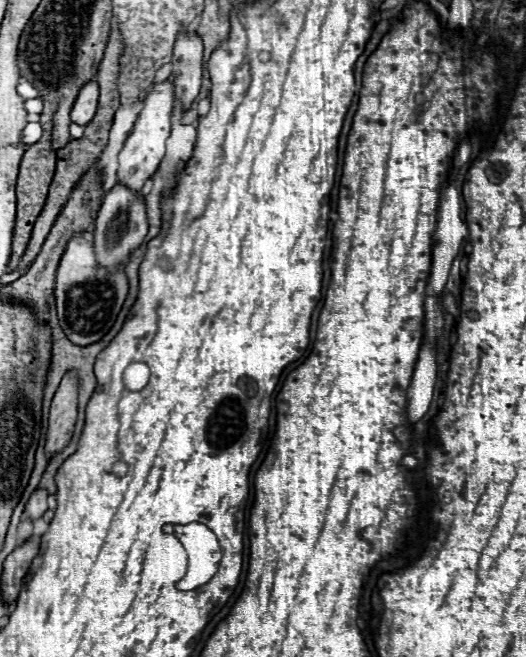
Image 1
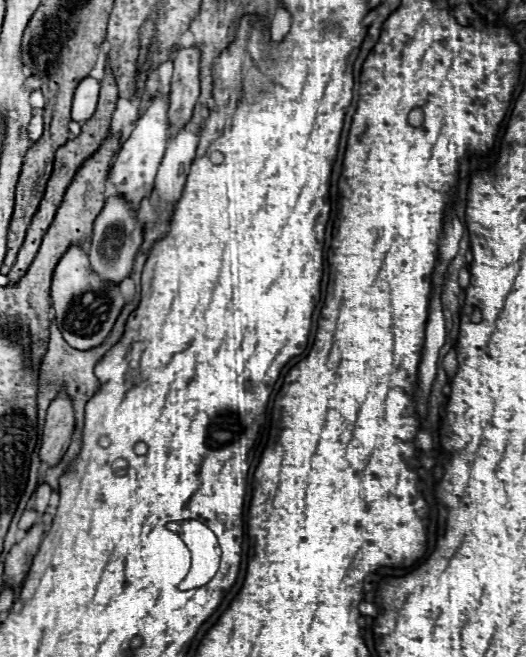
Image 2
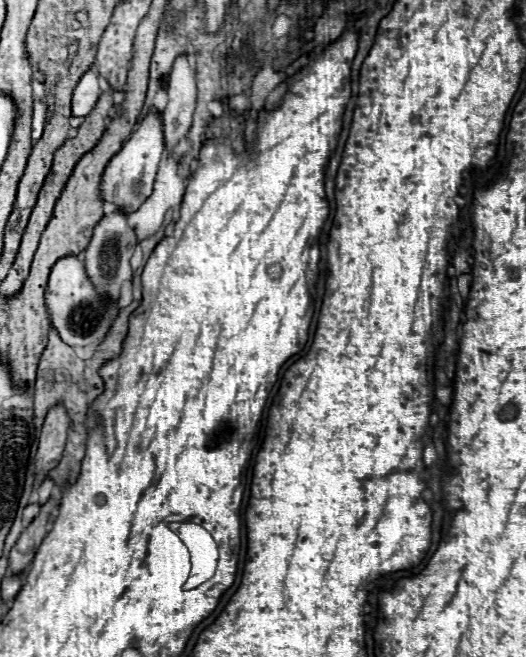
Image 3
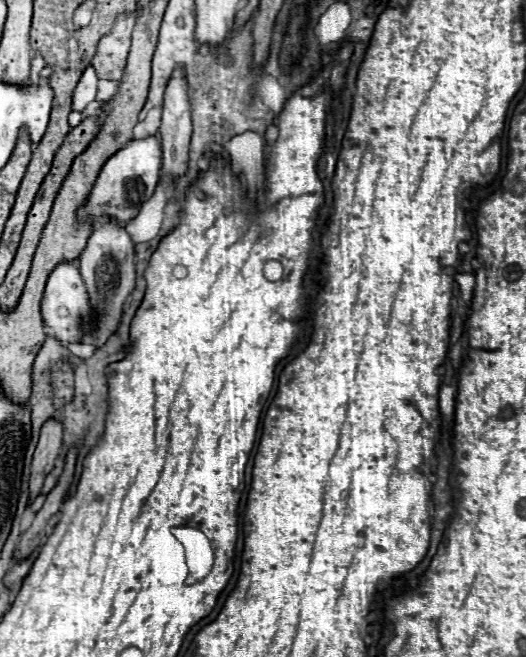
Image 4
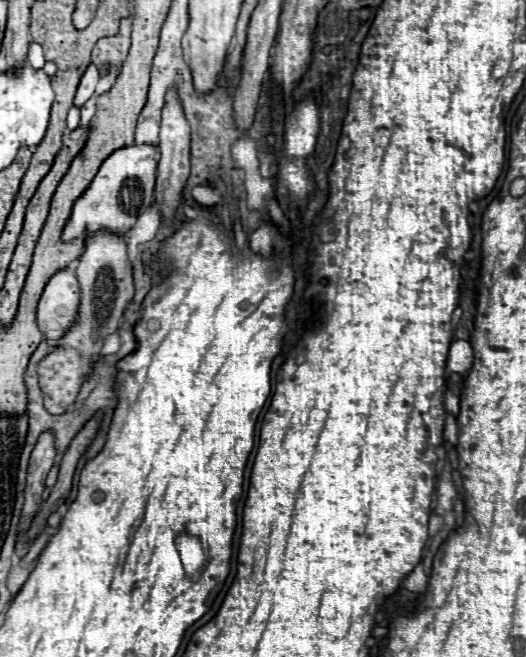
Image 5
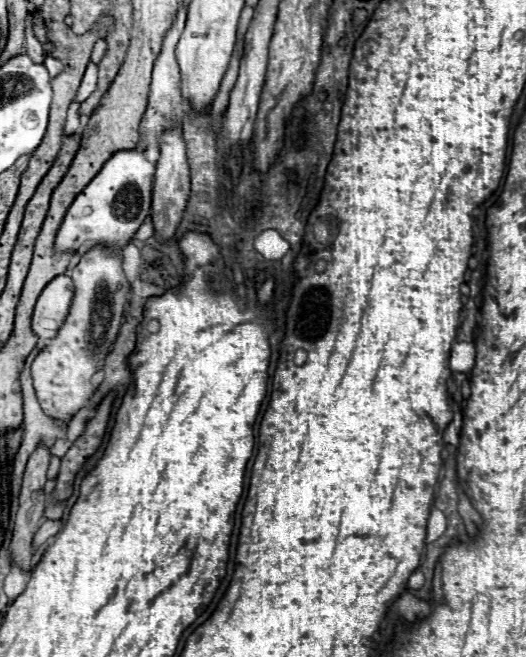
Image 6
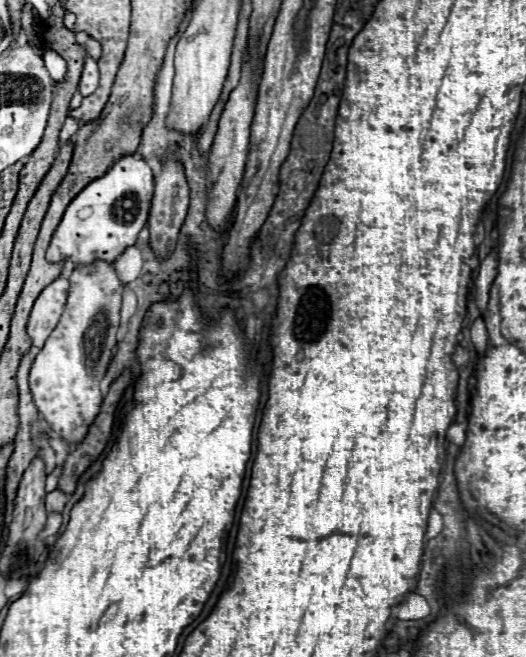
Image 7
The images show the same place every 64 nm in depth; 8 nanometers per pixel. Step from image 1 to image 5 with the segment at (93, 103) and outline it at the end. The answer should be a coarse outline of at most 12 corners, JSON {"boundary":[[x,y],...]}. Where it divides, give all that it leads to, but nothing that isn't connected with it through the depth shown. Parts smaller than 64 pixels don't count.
{"boundary":[[90,64],[80,80],[74,106],[82,108],[94,96],[98,68]]}

